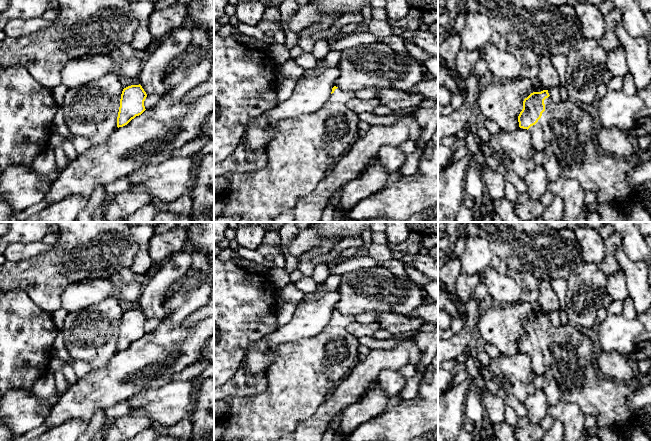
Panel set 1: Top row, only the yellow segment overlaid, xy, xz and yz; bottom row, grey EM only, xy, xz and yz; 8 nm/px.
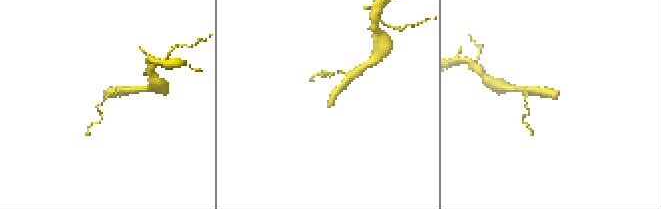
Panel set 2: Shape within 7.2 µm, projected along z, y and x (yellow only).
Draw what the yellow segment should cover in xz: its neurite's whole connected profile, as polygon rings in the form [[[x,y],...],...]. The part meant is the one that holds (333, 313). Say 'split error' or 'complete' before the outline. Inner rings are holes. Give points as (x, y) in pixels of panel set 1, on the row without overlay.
split error | [[[334,310],[329,324],[318,335],[280,345],[272,364],[265,371],[265,392],[225,398],[230,408],[220,418],[227,428],[222,440],[276,441],[294,434],[299,424],[317,411],[337,383],[360,362],[358,338],[346,330],[354,321],[353,316],[345,316]]]

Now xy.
complete | [[[140,308],[123,313],[117,341],[118,352],[127,349],[132,343],[146,334],[144,330],[146,321],[147,318]]]

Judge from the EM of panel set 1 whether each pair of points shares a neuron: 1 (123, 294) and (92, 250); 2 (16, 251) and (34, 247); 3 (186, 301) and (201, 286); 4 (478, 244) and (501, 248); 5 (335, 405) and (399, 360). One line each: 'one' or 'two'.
1: two
2: one
3: one
4: two
5: one

